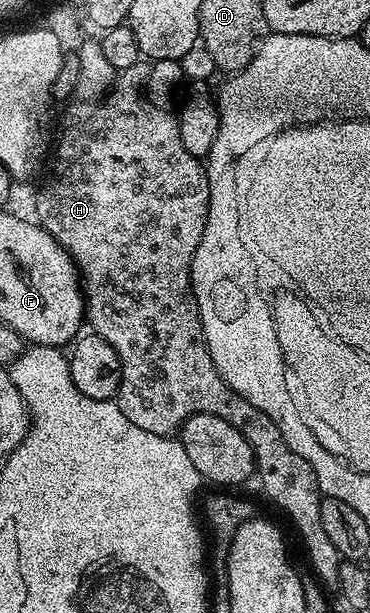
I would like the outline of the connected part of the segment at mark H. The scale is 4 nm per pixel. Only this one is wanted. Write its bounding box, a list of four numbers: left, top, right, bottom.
[34,59,342,591]

